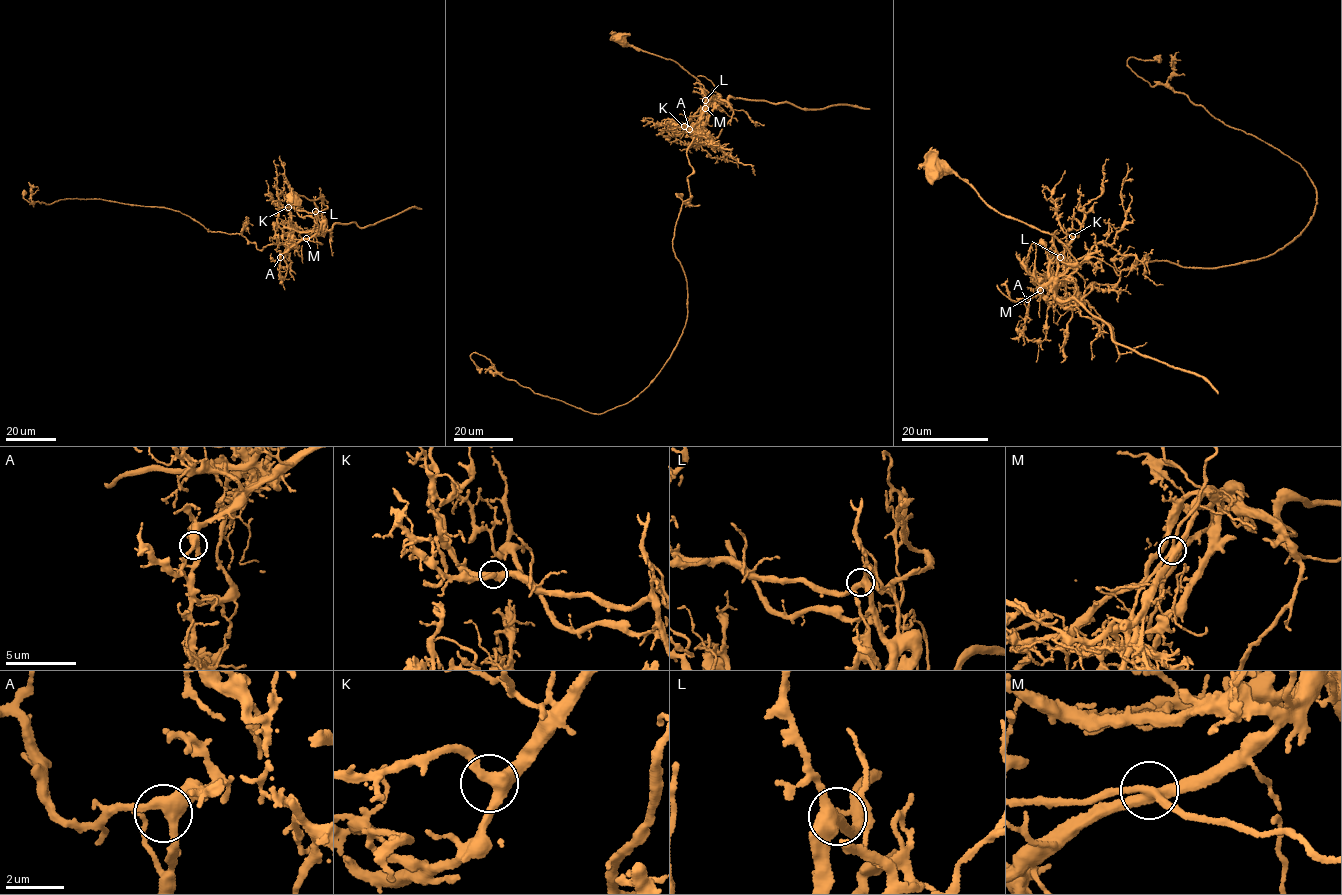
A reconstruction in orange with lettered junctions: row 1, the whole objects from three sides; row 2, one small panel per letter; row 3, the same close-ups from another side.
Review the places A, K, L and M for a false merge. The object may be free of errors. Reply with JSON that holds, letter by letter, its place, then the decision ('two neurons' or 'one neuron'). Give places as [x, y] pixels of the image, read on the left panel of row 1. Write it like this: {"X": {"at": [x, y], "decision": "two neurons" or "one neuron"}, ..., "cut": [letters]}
{"A": {"at": [280, 257], "decision": "one neuron"}, "K": {"at": [288, 207], "decision": "one neuron"}, "L": {"at": [315, 211], "decision": "one neuron"}, "M": {"at": [306, 238], "decision": "two neurons"}, "cut": ["M"]}

